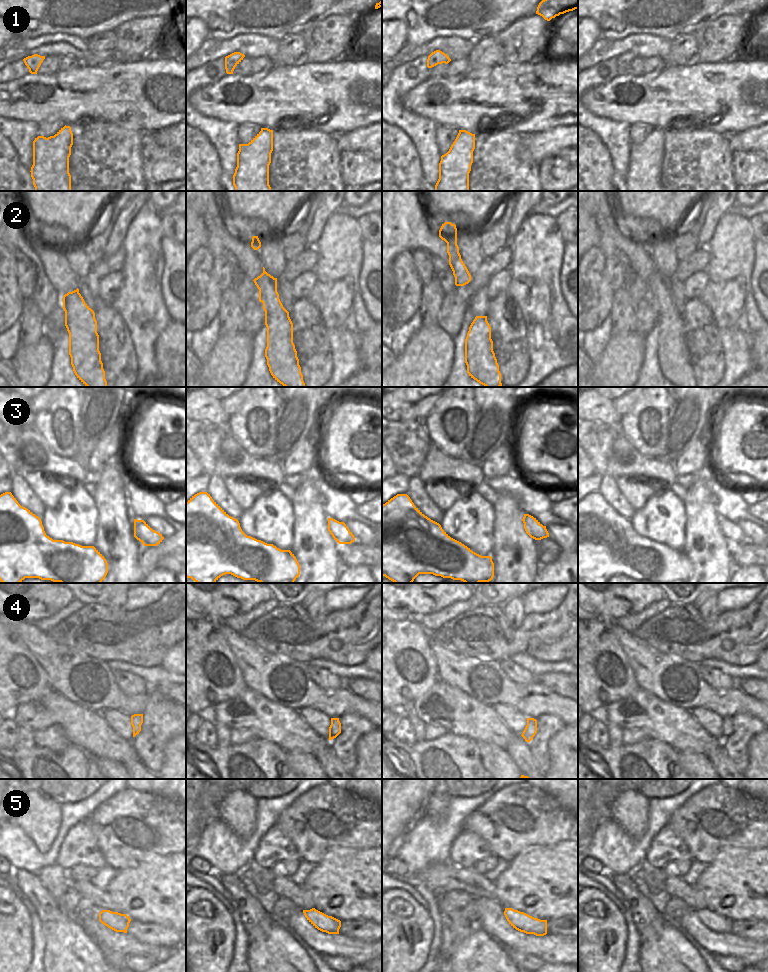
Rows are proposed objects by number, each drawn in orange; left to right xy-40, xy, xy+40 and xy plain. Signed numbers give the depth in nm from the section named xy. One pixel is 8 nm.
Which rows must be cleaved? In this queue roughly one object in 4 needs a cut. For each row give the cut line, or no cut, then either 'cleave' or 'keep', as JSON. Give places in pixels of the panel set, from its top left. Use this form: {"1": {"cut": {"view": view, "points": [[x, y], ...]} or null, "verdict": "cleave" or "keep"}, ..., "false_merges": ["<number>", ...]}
{"1": {"cut": null, "verdict": "keep"}, "2": {"cut": null, "verdict": "keep"}, "3": {"cut": null, "verdict": "keep"}, "4": {"cut": null, "verdict": "keep"}, "5": {"cut": null, "verdict": "keep"}, "false_merges": []}

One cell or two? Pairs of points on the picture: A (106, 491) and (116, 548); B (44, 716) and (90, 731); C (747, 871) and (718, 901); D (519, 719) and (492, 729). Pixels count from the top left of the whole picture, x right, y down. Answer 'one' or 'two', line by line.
A: one
B: one
C: one
D: two

